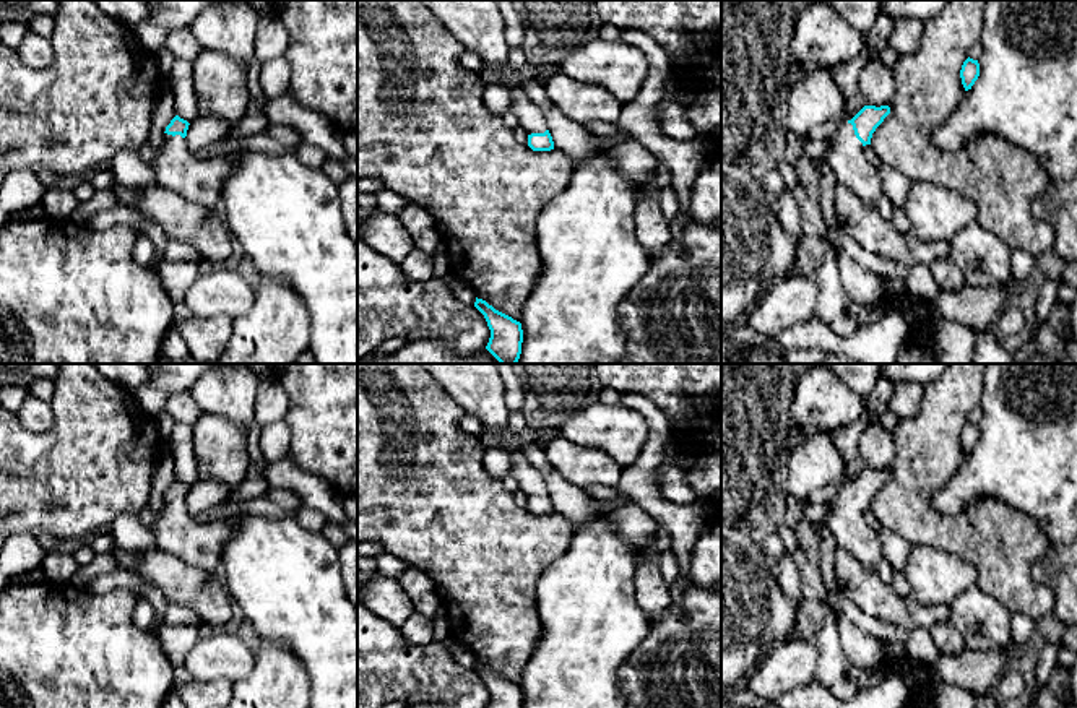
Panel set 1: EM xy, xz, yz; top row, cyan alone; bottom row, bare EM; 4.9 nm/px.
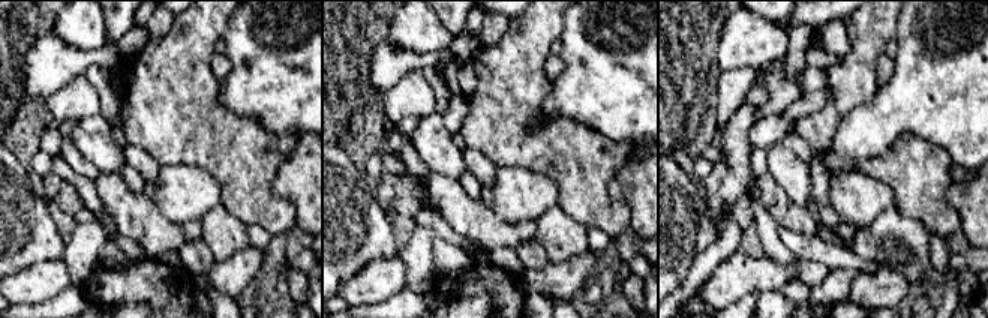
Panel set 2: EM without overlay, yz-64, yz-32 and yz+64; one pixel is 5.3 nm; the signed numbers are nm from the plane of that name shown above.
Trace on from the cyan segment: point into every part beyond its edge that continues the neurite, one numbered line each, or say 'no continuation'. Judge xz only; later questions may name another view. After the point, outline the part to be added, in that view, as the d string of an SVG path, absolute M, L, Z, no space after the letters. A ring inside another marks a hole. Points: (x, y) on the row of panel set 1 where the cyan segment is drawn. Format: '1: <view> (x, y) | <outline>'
1: xz (530, 117) | M513 81L502 83L512 96L512 109L518 119L518 125L523 127L528 135L544 133L547 125L544 122L544 114L539 107L526 96L521 84Z

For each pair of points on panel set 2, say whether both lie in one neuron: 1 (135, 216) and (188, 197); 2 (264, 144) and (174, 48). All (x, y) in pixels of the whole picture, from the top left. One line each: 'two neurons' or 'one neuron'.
1: two neurons
2: one neuron

